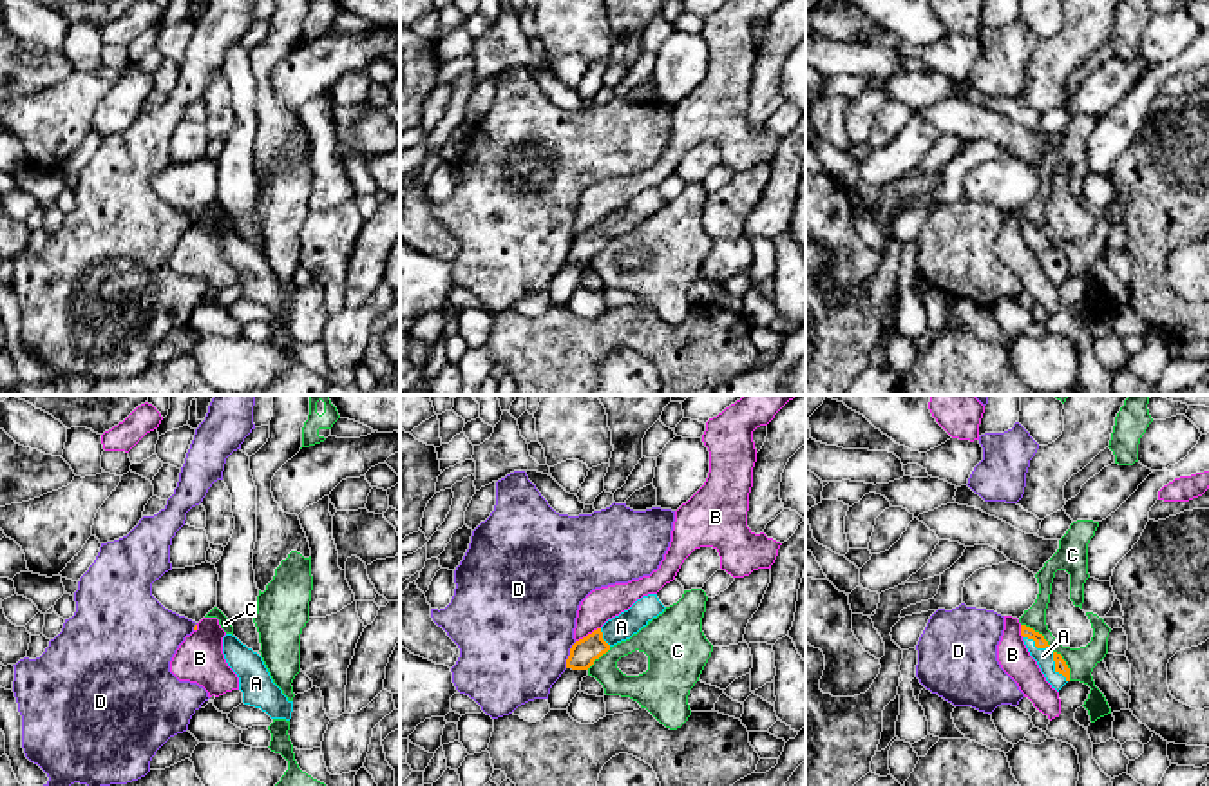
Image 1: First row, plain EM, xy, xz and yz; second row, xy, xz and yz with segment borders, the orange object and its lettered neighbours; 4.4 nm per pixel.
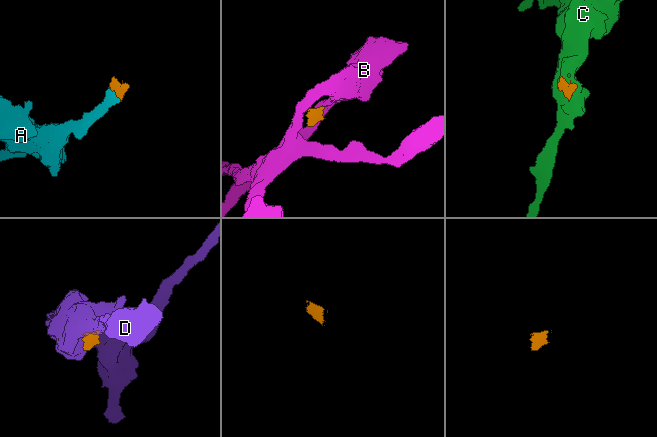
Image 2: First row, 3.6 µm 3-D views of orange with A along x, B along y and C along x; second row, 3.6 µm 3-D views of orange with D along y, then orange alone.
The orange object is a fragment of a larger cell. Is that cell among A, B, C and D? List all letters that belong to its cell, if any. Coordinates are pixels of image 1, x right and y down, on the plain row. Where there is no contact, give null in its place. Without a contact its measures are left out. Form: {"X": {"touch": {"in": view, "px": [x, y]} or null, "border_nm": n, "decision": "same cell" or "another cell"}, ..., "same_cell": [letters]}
{"A": {"touch": {"in": "yz", "px": [1056, 261]}, "border_nm": 150, "decision": "same cell"}, "B": {"touch": {"in": "xz", "px": [589, 229]}, "border_nm": 130, "decision": "another cell"}, "C": {"touch": {"in": "yz", "px": [1037, 227]}, "border_nm": 170, "decision": "another cell"}, "D": {"touch": {"in": "xz", "px": [571, 249]}, "border_nm": 130, "decision": "another cell"}, "same_cell": ["A"]}

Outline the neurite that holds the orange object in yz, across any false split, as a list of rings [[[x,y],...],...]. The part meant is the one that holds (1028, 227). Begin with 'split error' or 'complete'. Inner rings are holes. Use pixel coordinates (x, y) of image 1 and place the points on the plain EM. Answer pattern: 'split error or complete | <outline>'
split error | [[[1021,219],[1021,230],[1046,275],[1059,286],[1070,275],[1070,263],[1062,250],[1050,243],[1042,228],[1026,219]]]

